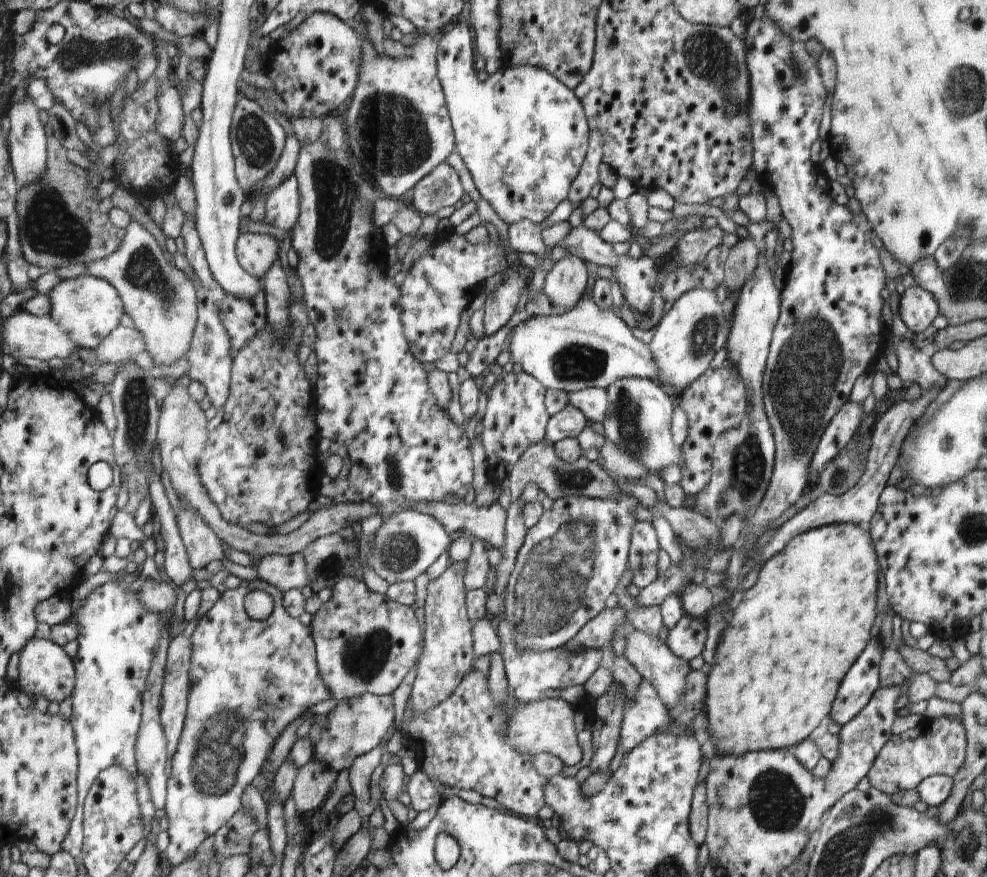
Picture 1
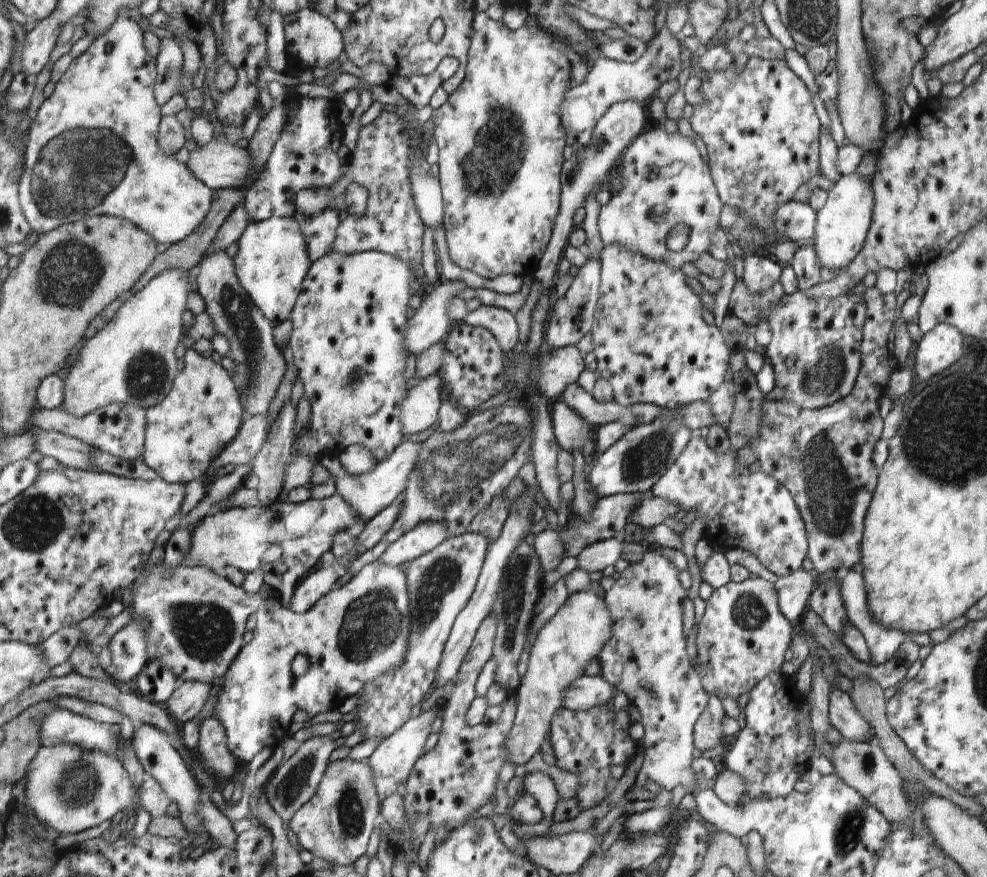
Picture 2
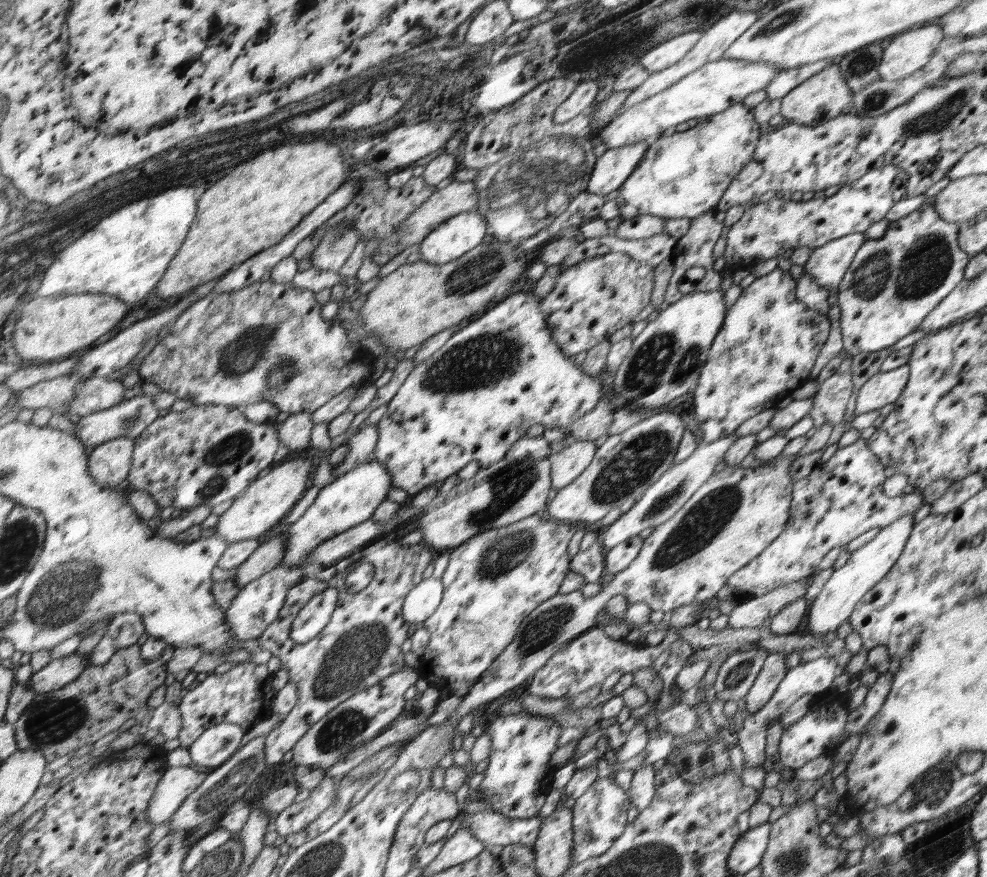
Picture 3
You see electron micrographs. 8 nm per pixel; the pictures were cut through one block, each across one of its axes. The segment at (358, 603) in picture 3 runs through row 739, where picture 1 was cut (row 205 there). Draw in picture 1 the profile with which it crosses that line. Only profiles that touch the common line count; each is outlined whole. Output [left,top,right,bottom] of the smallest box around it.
[262,176,301,230]

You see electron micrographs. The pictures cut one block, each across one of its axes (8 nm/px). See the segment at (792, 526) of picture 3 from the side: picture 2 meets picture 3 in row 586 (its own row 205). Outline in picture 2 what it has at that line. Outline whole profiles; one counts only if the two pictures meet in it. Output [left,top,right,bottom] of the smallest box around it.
[689,57,822,246]

